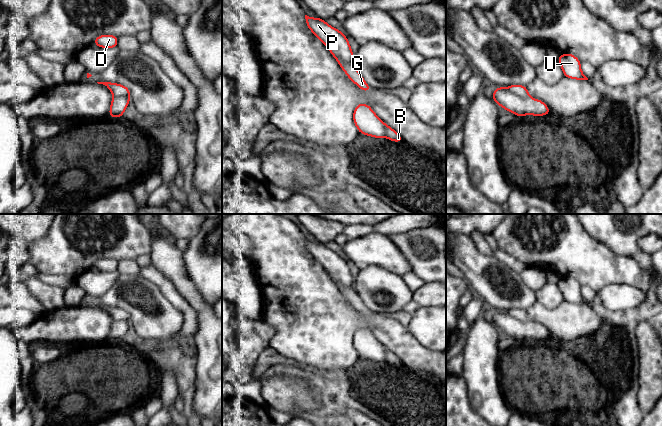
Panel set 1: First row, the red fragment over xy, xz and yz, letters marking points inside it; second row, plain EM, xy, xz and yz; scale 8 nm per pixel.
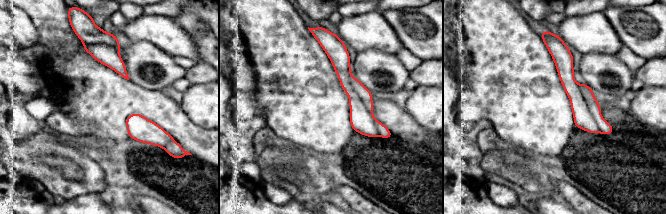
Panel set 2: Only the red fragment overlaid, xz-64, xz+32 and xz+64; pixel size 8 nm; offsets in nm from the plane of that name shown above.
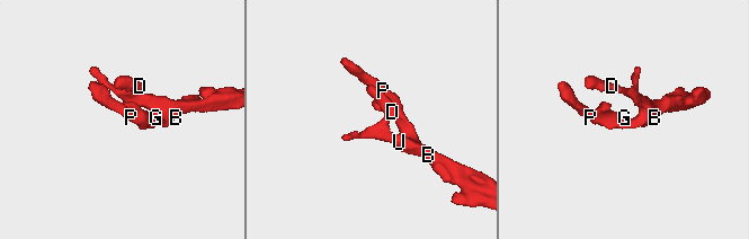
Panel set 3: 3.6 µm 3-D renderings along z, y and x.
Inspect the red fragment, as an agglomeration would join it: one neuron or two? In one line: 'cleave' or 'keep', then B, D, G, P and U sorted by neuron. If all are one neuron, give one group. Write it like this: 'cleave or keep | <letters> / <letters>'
cleave | B G / D P U

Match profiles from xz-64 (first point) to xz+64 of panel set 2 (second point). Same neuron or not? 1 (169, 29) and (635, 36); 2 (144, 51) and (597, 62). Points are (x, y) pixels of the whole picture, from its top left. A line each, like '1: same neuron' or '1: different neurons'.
1: different neurons
2: same neuron

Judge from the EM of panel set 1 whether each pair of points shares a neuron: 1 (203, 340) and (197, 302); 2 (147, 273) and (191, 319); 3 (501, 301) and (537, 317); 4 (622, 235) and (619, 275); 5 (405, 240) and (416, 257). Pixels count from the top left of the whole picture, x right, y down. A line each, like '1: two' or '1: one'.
1: one
2: one
3: two
4: two
5: one

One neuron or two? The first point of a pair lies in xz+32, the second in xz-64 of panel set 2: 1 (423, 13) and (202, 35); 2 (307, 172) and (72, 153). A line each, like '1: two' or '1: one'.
1: one
2: one

